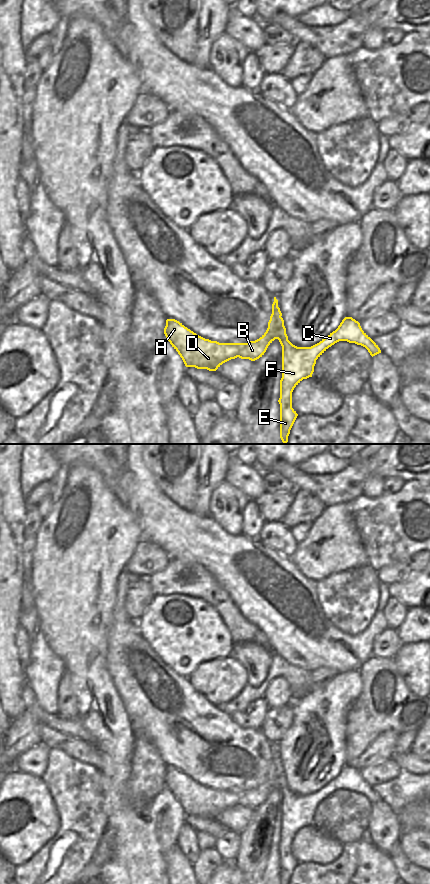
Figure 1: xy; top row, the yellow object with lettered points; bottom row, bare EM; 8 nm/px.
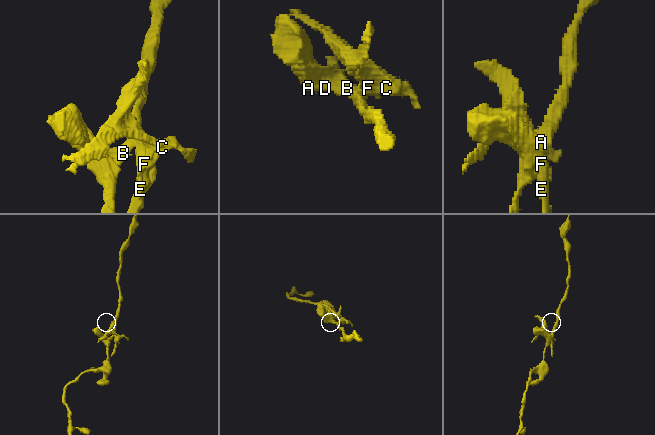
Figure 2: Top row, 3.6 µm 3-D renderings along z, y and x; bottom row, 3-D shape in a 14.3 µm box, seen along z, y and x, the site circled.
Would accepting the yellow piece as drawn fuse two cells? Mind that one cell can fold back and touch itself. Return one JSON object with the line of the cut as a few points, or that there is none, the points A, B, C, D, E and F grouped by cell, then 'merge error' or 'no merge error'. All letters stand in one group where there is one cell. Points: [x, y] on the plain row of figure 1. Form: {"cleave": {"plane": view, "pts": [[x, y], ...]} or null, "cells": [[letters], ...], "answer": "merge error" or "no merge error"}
{"cleave": {"plane": "xy", "pts": [[277, 754], [278, 786]]}, "cells": [["A", "B", "D"], ["C", "E", "F"]], "answer": "merge error"}

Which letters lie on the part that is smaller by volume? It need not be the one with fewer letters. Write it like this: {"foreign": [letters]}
{"foreign": ["C", "E", "F"]}

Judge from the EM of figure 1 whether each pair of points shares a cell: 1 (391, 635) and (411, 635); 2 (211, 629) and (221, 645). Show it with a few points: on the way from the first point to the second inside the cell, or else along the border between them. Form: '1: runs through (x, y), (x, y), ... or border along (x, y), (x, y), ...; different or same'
1: border along (395, 629), (398, 638), (402, 642); different
2: runs through (211, 633), (217, 641); same

